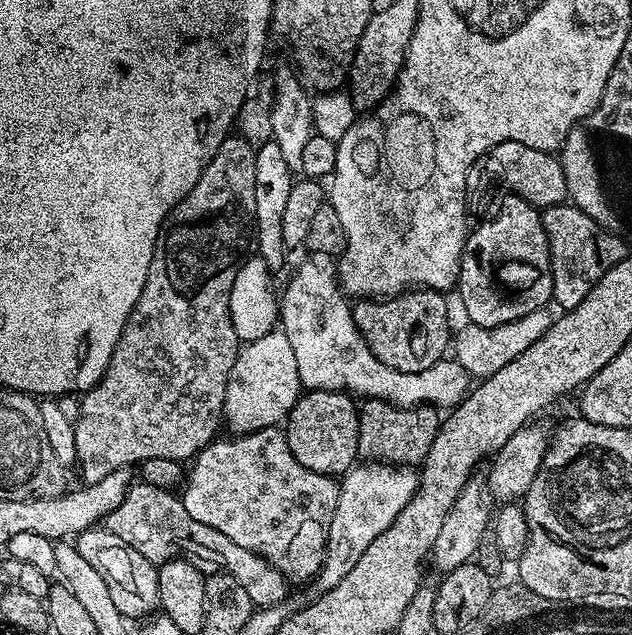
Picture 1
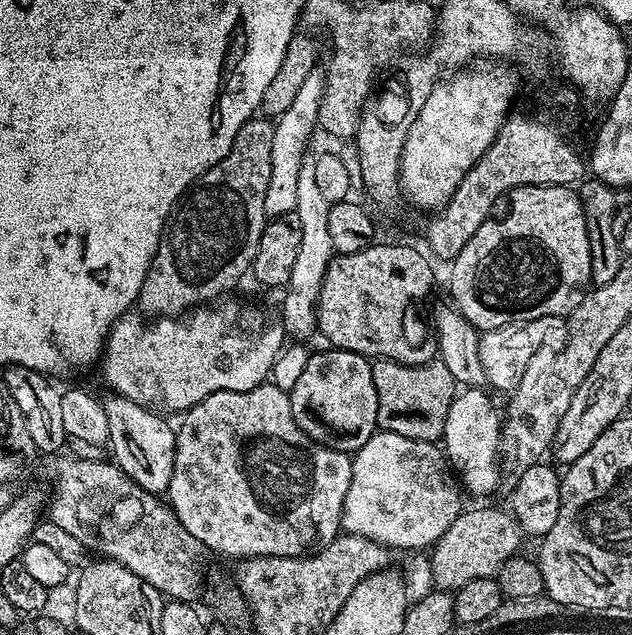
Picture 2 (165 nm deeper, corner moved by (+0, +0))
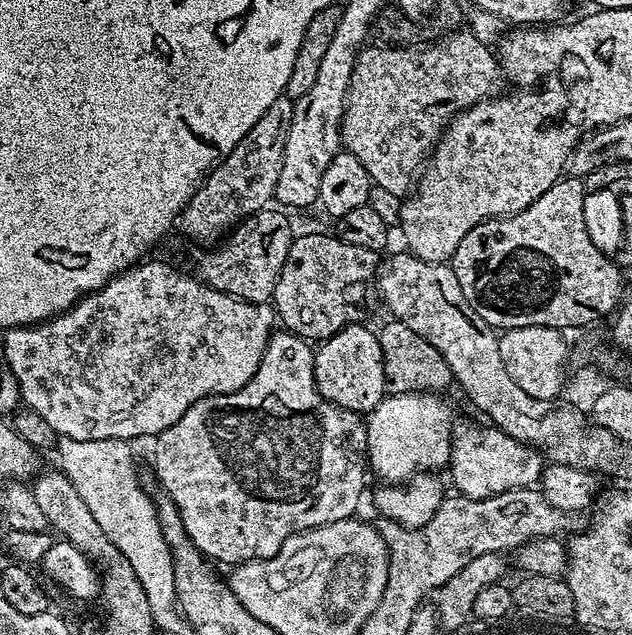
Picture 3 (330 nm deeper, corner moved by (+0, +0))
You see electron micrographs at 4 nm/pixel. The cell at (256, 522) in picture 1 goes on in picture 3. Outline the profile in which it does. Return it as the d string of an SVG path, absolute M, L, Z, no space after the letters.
M287 330L273 331L264 351L262 362L258 366L254 378L250 378L250 382L246 382L246 386L242 386L236 392L227 392L221 396L207 396L194 402L194 406L190 406L186 410L186 414L182 414L182 418L178 418L178 422L174 422L174 426L170 426L155 437L154 444L156 444L156 476L160 479L161 486L164 487L161 488L163 495L170 497L174 506L178 508L182 526L186 526L186 534L191 538L192 544L201 556L209 561L221 560L222 563L228 564L227 566L242 564L245 560L265 560L266 557L273 556L289 536L313 527L317 523L316 507L320 504L320 496L324 496L328 492L328 488L324 484L333 484L334 487L344 491L344 497L341 498L335 513L340 518L352 518L357 515L356 507L359 506L360 495L364 492L365 457L368 455L368 425L365 417L359 412L340 408L334 402L322 398L314 378L313 345Z

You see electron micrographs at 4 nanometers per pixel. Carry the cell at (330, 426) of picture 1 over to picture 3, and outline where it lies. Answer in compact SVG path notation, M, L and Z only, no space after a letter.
M360 322L346 325L323 341L314 352L314 378L322 398L340 408L361 414L367 414L379 406L386 395L380 337L364 326Z

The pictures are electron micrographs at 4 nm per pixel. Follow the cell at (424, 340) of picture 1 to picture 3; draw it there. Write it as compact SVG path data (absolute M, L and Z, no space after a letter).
M320 232L297 235L291 244L282 273L272 295L272 304L276 309L281 325L287 330L309 342L323 342L344 329L346 325L363 321L364 307L368 304L368 295L373 295L374 281L378 276L377 253L362 246L350 244L343 237L330 236Z

